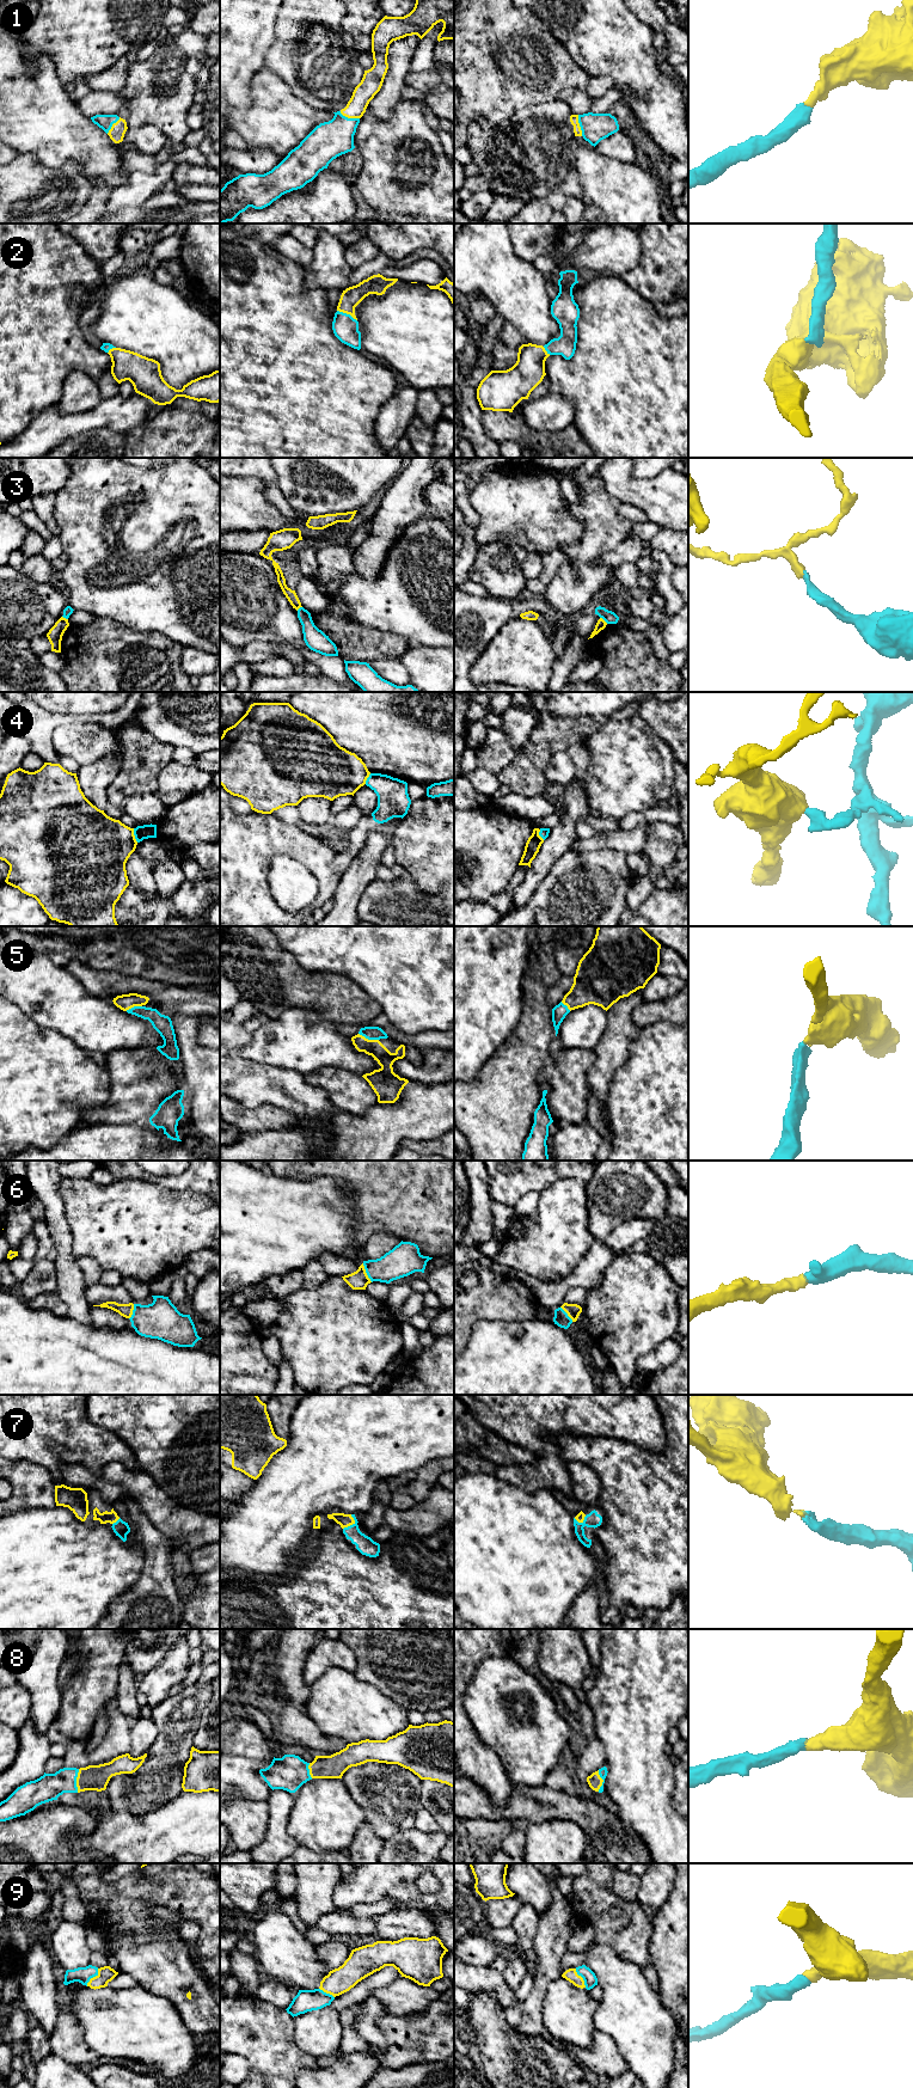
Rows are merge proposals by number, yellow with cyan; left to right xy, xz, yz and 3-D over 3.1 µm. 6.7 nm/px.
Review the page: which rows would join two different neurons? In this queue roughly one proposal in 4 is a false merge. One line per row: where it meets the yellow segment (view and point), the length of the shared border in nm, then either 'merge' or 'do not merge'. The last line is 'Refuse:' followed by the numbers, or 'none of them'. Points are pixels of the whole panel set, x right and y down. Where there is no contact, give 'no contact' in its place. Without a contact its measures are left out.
1: yz (578, 126) | 150 nm | merge
2: xz (347, 313) | 150 nm | merge
3: yz (602, 619) | 70 nm | do not merge
4: xy (134, 836) | 100 nm | do not merge
5: xz (367, 1039) | 140 nm | merge
6: xz (366, 1273) | 140 nm | merge
7: xz (351, 1524) | 120 nm | merge
8: xy (77, 1781) | 160 nm | merge
9: xy (93, 1977) | 150 nm | merge
Refuse: 3, 4

